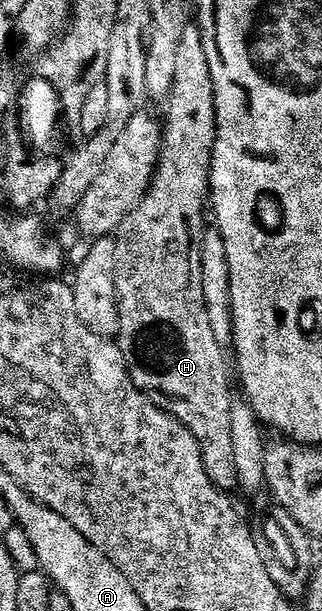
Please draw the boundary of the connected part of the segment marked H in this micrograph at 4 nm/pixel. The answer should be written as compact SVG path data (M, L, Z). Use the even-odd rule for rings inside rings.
M189 22L186 27L182 30L182 39L178 42L178 51L174 54L174 82L172 83L172 88L167 94L166 97L166 105L168 104L168 109L164 112L164 120L162 119L162 133L160 135L160 153L158 154L158 158L156 159L156 169L152 171L152 181L148 183L147 190L144 191L144 197L133 206L130 211L122 218L122 222L116 228L114 233L114 239L116 242L116 261L114 262L114 286L116 287L116 305L118 306L118 318L120 319L120 330L119 335L129 336L132 340L123 340L119 341L120 349L122 350L122 354L124 355L124 361L128 364L128 373L130 374L130 378L135 384L138 386L138 390L140 392L144 392L147 394L150 399L153 400L156 405L163 410L163 412L168 412L171 414L174 419L178 422L182 422L182 426L186 426L186 430L190 430L191 432L197 432L196 441L198 442L198 446L200 447L200 453L202 454L202 466L206 470L206 474L210 478L210 482L214 485L214 487L219 488L221 490L232 490L237 487L236 483L236 474L234 468L234 455L233 455L233 439L230 436L230 404L231 400L234 397L234 388L228 385L228 372L230 376L230 368L224 365L224 354L225 351L222 347L217 344L214 340L213 331L210 330L210 323L209 323L209 315L206 312L206 302L203 300L203 286L202 286L202 270L200 269L200 245L205 241L206 236L204 236L204 212L206 216L206 201L209 199L210 193L208 190L208 175L210 174L210 166L212 165L212 151L214 150L214 138L216 137L216 111L214 110L214 86L212 85L212 79L210 78L210 62L206 60L206 46L203 45L203 36L200 33L200 25L196 22Z

